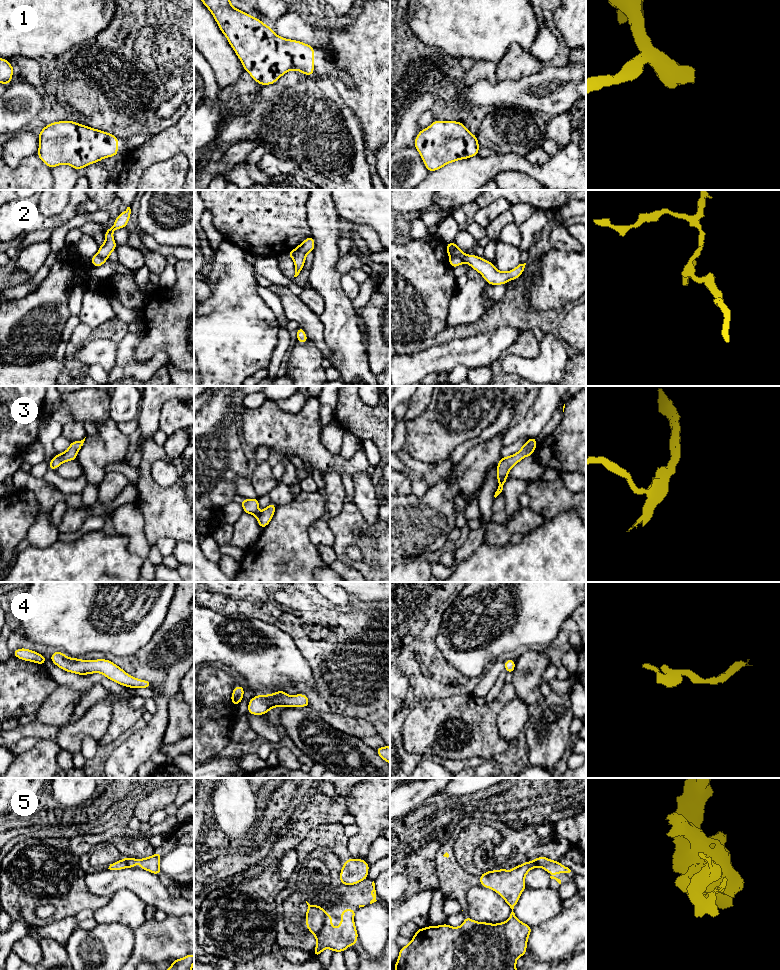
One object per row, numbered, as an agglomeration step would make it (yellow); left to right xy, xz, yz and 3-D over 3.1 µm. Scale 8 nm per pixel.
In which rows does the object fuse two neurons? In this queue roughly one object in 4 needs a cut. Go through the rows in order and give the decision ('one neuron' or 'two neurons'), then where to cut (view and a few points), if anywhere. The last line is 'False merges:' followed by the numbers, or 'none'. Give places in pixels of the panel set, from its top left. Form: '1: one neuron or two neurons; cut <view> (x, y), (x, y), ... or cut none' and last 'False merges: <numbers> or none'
1: one neuron; cut none
2: two neurons; cut yz (449, 255), (456, 255), (463, 262)
3: one neuron; cut none
4: one neuron; cut none
5: two neurons; cut xz (326, 913), (324, 924), (315, 935)
False merges: 2, 5

